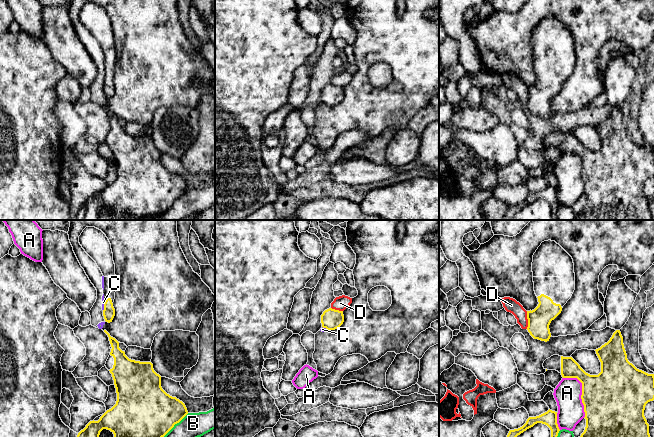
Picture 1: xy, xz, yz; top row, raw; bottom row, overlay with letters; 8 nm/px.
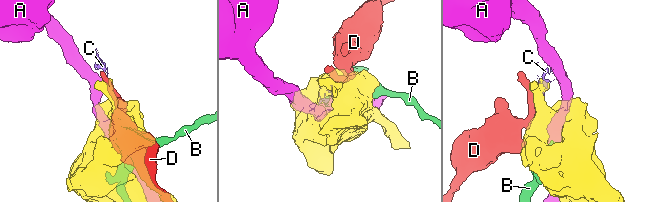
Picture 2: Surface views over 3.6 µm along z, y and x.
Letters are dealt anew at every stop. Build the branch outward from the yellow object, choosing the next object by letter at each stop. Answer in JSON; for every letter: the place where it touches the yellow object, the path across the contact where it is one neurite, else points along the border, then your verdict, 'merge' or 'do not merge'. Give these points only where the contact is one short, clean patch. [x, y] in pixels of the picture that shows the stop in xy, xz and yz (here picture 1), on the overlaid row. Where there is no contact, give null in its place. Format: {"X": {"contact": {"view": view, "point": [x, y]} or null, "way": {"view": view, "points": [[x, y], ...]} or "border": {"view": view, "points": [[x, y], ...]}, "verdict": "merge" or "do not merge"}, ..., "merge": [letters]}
{"A": {"contact": {"view": "yz", "point": [582, 391]}, "verdict": "do not merge"}, "B": {"contact": {"view": "xy", "point": [175, 423]}, "verdict": "do not merge"}, "C": {"contact": {"view": "xy", "point": [104, 306]}, "border": {"view": "xy", "points": [[105, 302], [103, 310]]}, "verdict": "do not merge"}, "D": {"contact": {"view": "yz", "point": [528, 320]}, "verdict": "do not merge"}, "merge": []}

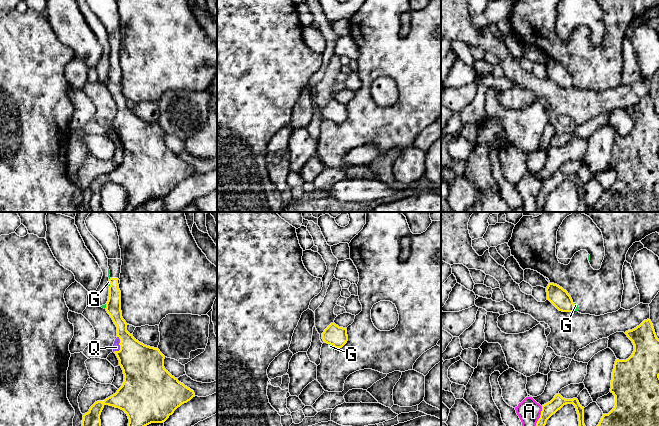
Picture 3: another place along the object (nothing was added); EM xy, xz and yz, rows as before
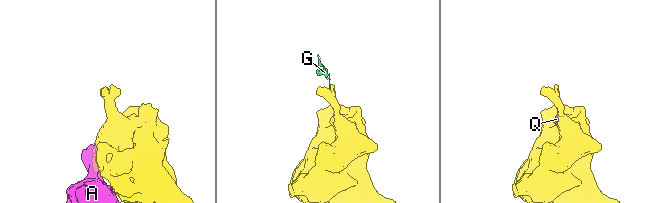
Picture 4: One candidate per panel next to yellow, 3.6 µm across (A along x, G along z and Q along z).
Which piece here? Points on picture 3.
{"A": {"contact": {"view": "yz", "point": [540, 416]}, "verdict": "do not merge"}, "G": {"contact": {"view": "yz", "point": [573, 307]}, "border": {"view": "yz", "points": [[573, 303], [574, 310]]}, "verdict": "do not merge"}, "Q": {"contact": {"view": "xy", "point": [120, 346]}, "way": {"view": "xy", "points": [[143, 367], [120, 346], [116, 347]]}, "verdict": "merge"}, "merge": ["Q"]}

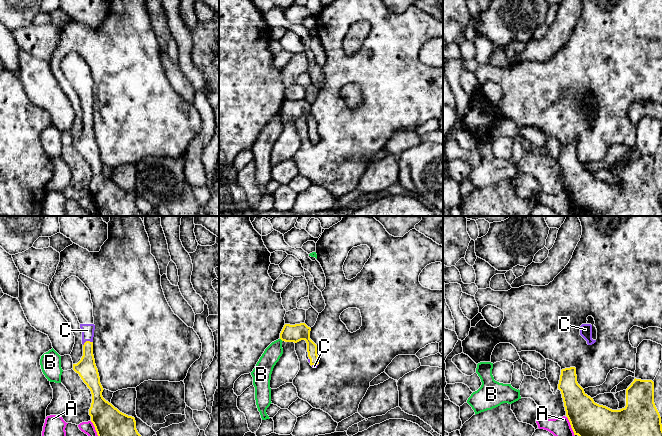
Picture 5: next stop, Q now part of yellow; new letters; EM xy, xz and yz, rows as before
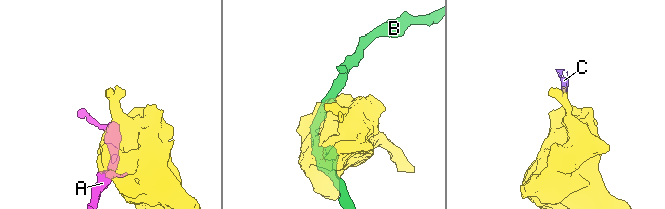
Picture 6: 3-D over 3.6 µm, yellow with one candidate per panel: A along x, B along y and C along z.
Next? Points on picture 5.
{"A": {"contact": {"view": "yz", "point": [571, 426]}, "verdict": "do not merge"}, "B": {"contact": {"view": "xz", "point": [281, 339]}, "border": {"view": "xz", "points": [[280, 338], [282, 341]]}, "verdict": "do not merge"}, "C": {"contact": {"view": "xy", "point": [87, 341]}, "way": {"view": "xy", "points": [[86, 368], [87, 341], [87, 330]]}, "verdict": "merge"}, "merge": ["C"]}

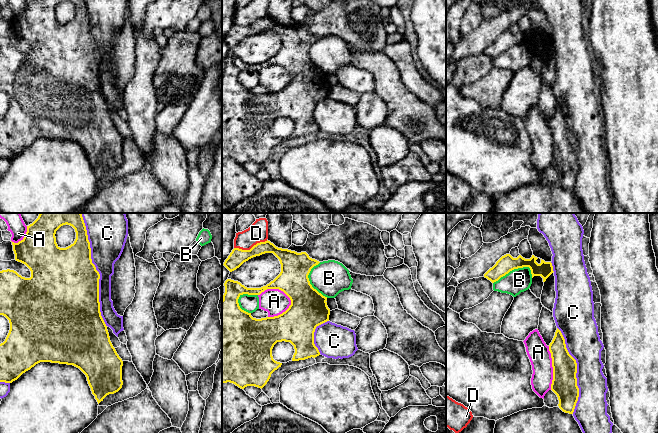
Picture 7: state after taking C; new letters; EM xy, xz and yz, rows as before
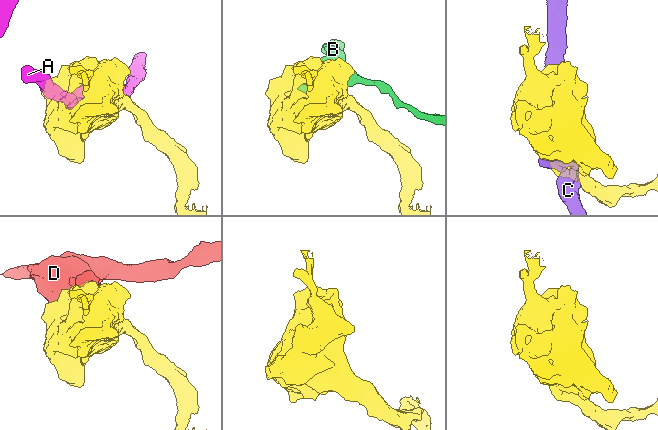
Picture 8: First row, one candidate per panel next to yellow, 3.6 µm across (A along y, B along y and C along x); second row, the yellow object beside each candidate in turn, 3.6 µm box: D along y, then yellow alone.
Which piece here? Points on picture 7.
{"A": {"contact": {"view": "xz", "point": [277, 288]}, "verdict": "do not merge"}, "B": {"contact": {"view": "yz", "point": [512, 269]}, "verdict": "do not merge"}, "C": {"contact": {"view": "xy", "point": [96, 270]}, "verdict": "do not merge"}, "D": {"contact": {"view": "xz", "point": [251, 248]}, "verdict": "do not merge"}, "merge": []}

